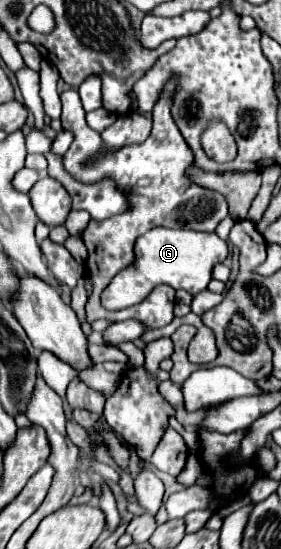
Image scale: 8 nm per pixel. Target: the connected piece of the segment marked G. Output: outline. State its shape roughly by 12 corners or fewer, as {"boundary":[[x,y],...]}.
{"boundary":[[156,227],[106,287],[106,309],[156,285],[196,295],[228,257],[214,231]]}

